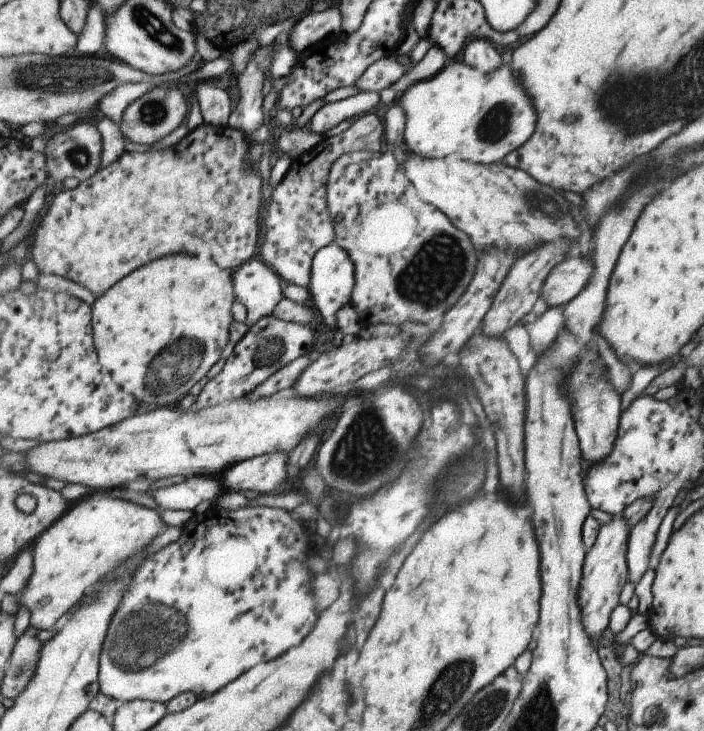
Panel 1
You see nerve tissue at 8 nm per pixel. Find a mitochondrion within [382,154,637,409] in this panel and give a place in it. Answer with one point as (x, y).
(441, 264)

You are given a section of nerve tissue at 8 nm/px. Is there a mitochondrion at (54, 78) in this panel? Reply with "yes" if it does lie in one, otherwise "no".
yes

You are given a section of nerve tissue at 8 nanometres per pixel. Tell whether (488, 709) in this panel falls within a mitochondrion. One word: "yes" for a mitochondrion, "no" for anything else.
yes

